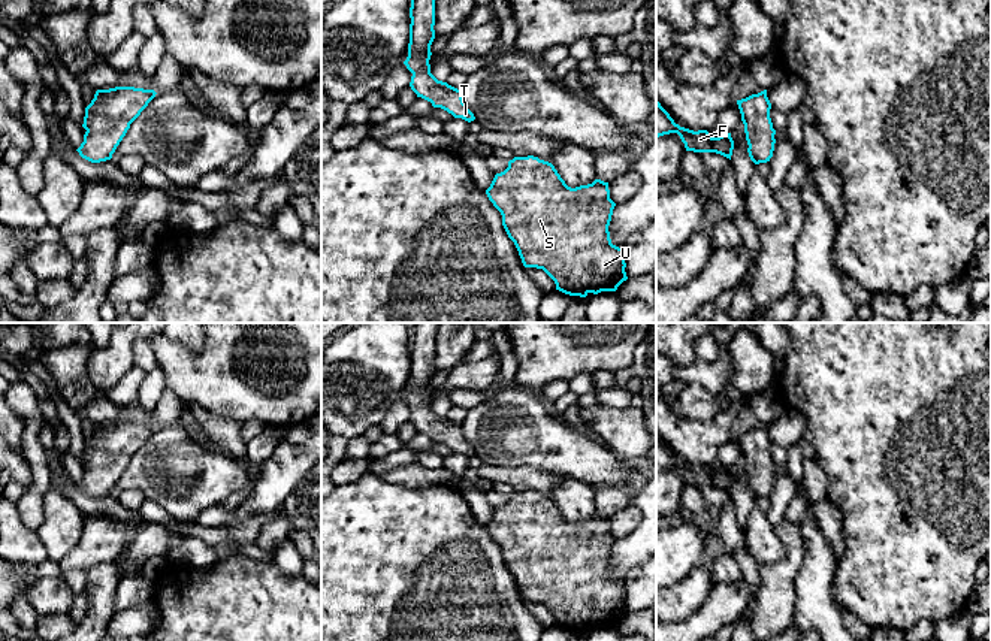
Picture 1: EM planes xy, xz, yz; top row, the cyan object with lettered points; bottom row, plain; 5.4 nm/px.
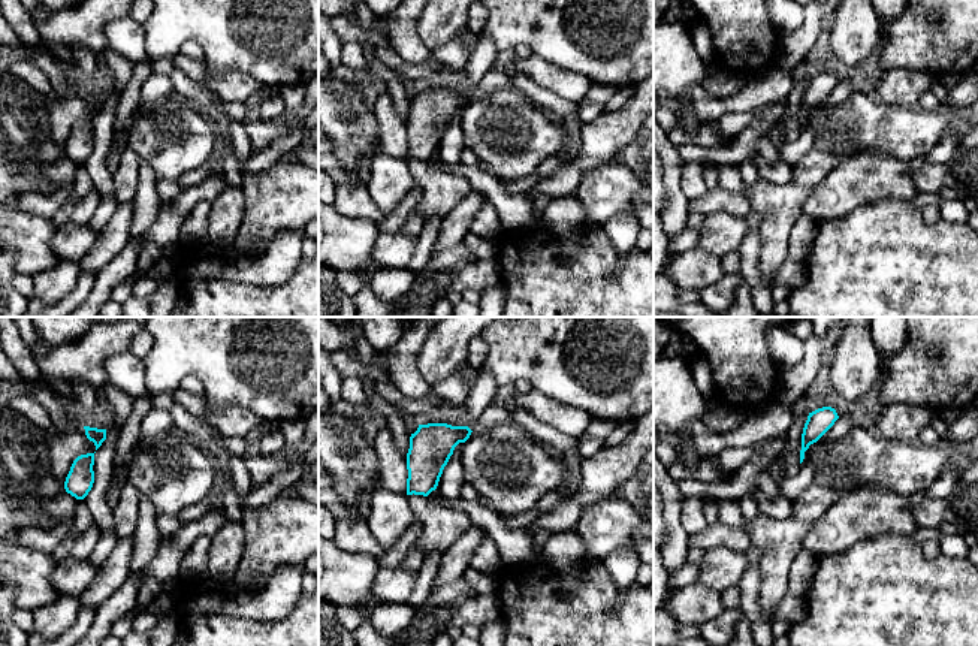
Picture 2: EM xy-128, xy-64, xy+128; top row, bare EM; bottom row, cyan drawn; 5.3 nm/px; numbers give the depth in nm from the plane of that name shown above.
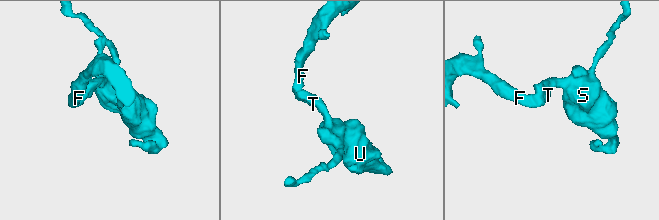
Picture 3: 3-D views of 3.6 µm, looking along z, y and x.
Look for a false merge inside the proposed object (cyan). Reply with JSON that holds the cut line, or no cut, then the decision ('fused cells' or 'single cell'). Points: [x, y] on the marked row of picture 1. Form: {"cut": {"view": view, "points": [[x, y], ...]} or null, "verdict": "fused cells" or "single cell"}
{"cut": null, "verdict": "single cell"}

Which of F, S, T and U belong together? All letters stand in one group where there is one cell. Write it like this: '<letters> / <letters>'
F S T U

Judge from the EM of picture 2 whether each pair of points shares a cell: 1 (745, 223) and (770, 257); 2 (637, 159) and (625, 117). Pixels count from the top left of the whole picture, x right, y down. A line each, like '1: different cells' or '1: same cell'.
1: different cells
2: different cells

